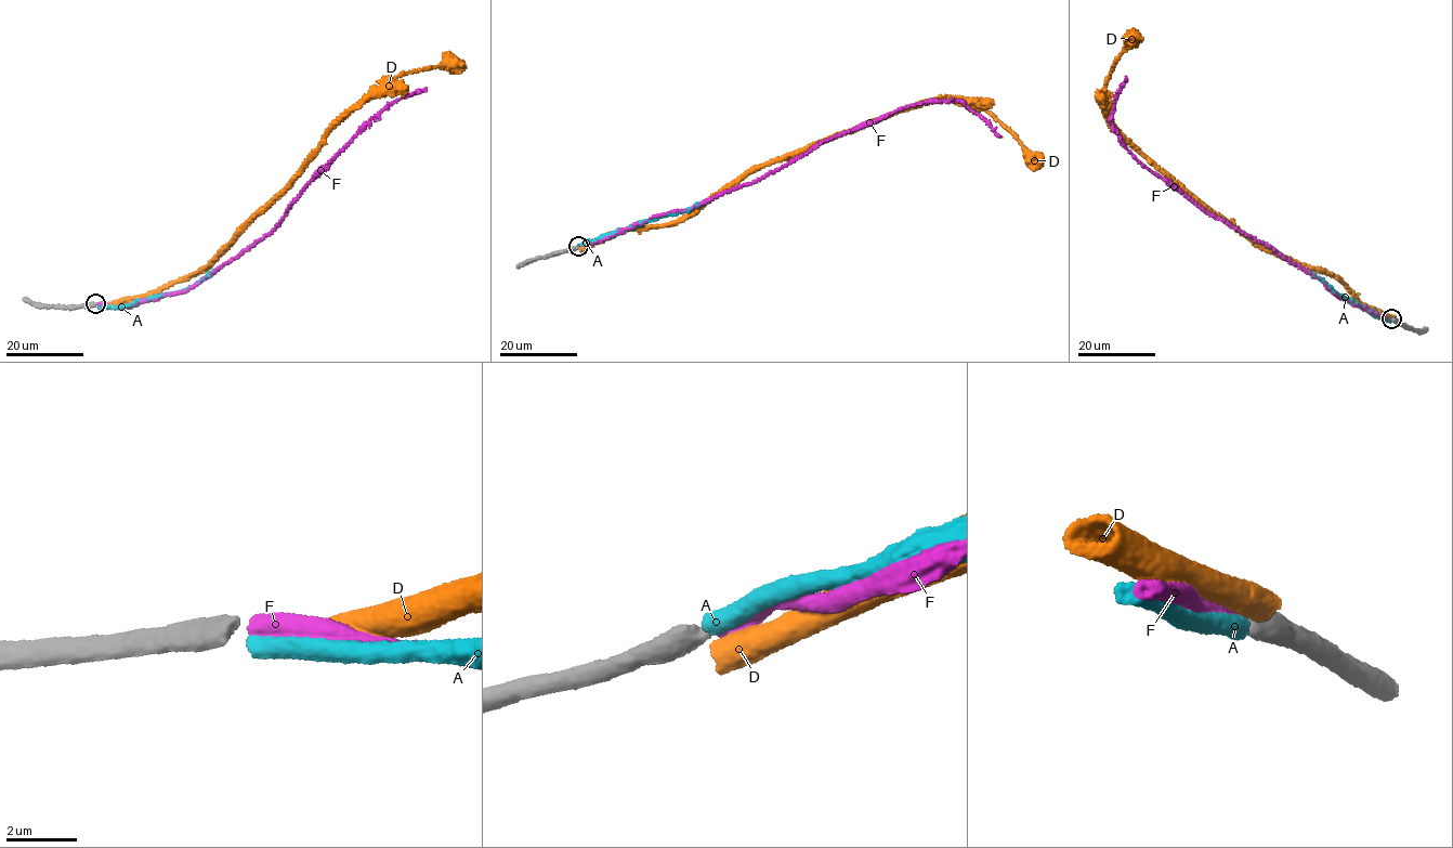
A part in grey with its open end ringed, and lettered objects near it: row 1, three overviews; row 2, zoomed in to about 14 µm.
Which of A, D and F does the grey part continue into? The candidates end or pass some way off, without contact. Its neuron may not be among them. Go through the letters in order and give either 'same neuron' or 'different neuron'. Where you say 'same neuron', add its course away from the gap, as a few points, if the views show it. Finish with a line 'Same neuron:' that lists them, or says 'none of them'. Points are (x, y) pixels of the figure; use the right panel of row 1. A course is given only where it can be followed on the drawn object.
A: different neuron
D: different neuron
F: same neuron | via (1390, 317), (1346, 300), (1304, 268), (1205, 210), (1136, 159), (1110, 122), (1125, 78)
Same neuron: F

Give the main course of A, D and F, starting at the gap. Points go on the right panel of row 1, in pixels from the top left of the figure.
A: (1390, 320), (1346, 298), (1306, 271)
D: (1392, 317), (1364, 303), (1332, 274), (1259, 245), (1123, 138), (1113, 126), (1104, 92), (1121, 54), (1141, 37)
F: (1390, 317), (1346, 300), (1304, 268), (1205, 210), (1136, 159), (1110, 122), (1125, 78)

